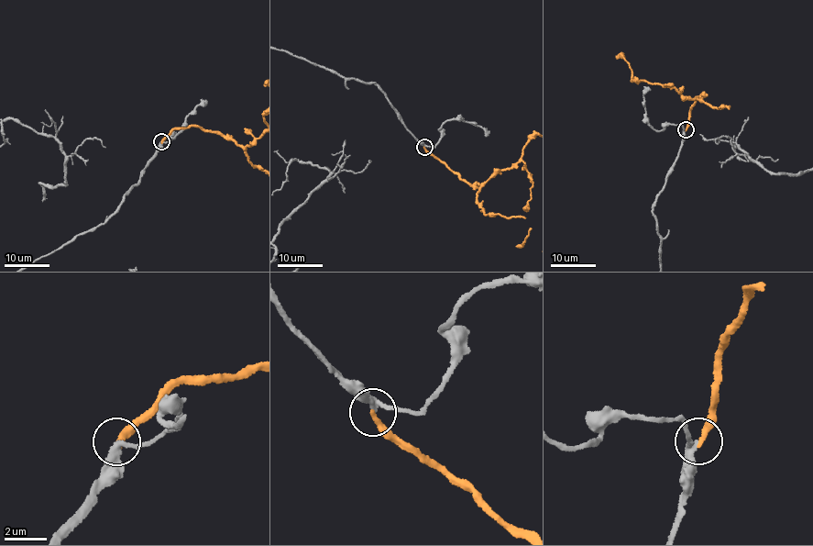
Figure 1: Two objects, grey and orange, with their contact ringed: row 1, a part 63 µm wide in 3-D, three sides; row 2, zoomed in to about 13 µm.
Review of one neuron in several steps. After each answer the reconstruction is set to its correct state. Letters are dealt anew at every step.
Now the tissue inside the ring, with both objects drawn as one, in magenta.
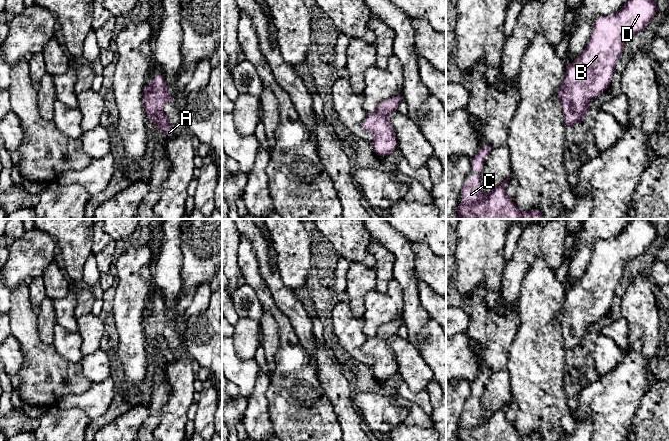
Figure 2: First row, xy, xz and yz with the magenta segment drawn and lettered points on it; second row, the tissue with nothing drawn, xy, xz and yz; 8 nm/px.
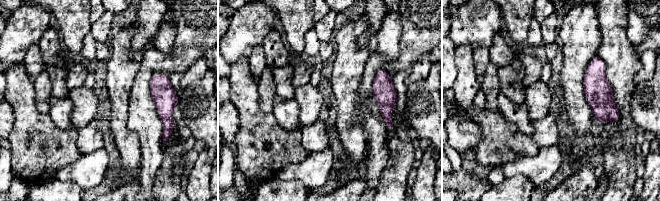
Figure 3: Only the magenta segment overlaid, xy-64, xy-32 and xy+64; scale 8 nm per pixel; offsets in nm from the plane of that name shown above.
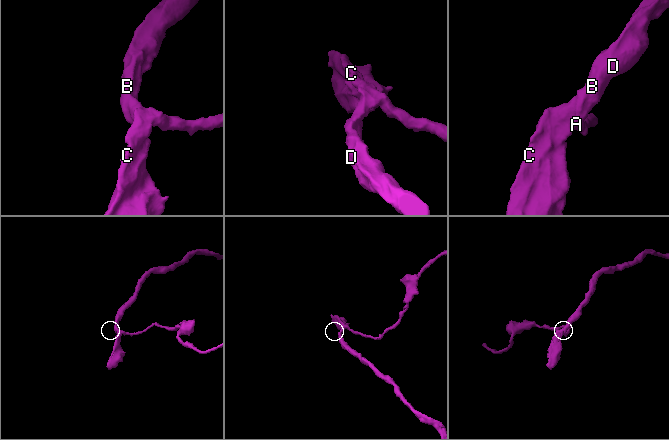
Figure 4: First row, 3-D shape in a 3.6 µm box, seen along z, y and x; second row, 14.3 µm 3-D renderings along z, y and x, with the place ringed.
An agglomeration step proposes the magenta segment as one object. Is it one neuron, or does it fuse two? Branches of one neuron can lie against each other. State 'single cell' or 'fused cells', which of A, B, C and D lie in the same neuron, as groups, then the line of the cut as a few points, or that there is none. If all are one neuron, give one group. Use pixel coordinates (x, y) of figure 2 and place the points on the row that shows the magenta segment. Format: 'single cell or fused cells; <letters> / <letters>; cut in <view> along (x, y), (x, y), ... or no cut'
single cell; A B C D; no cut

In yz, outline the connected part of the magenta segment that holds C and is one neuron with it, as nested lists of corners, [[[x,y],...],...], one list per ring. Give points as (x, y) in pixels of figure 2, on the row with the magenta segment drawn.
[[[491,145],[482,147],[471,159],[471,170],[479,171],[480,174],[464,182],[461,193],[463,203],[456,211],[459,219],[544,219],[538,208],[530,212],[522,212],[517,208],[514,200],[506,195],[508,178],[496,186],[484,199],[481,198],[481,172],[485,158],[491,149]]]

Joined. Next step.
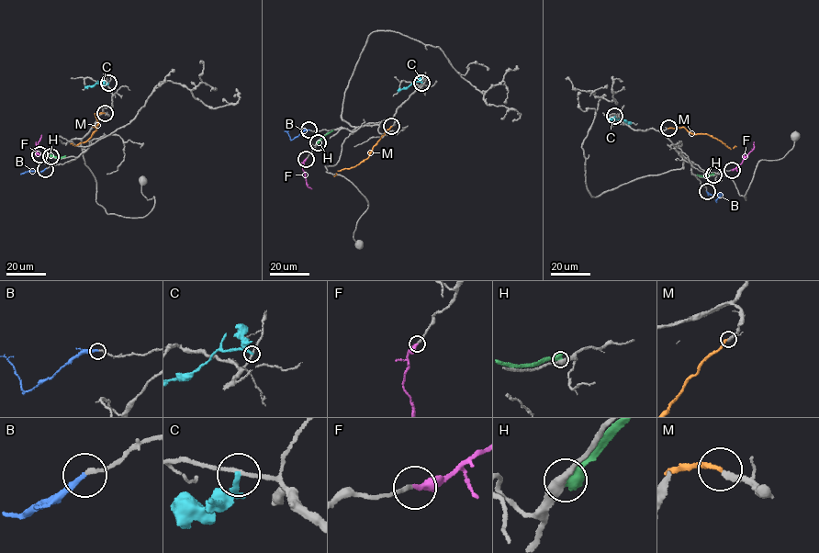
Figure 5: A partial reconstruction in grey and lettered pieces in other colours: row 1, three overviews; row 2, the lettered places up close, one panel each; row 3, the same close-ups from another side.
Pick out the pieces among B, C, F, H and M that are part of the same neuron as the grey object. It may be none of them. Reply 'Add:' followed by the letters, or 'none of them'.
Add: B, F, M

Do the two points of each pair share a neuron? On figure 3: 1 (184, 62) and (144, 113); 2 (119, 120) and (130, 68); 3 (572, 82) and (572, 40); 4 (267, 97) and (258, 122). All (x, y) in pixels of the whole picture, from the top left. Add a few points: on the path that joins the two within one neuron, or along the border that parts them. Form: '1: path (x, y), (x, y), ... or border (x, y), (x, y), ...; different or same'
1: path (165, 63), (156, 63), (144, 75), (143, 94); same
2: path (119, 107), (119, 81); same
3: path (572, 72), (572, 50); same
4: border (257, 87), (259, 107), (271, 114); different

